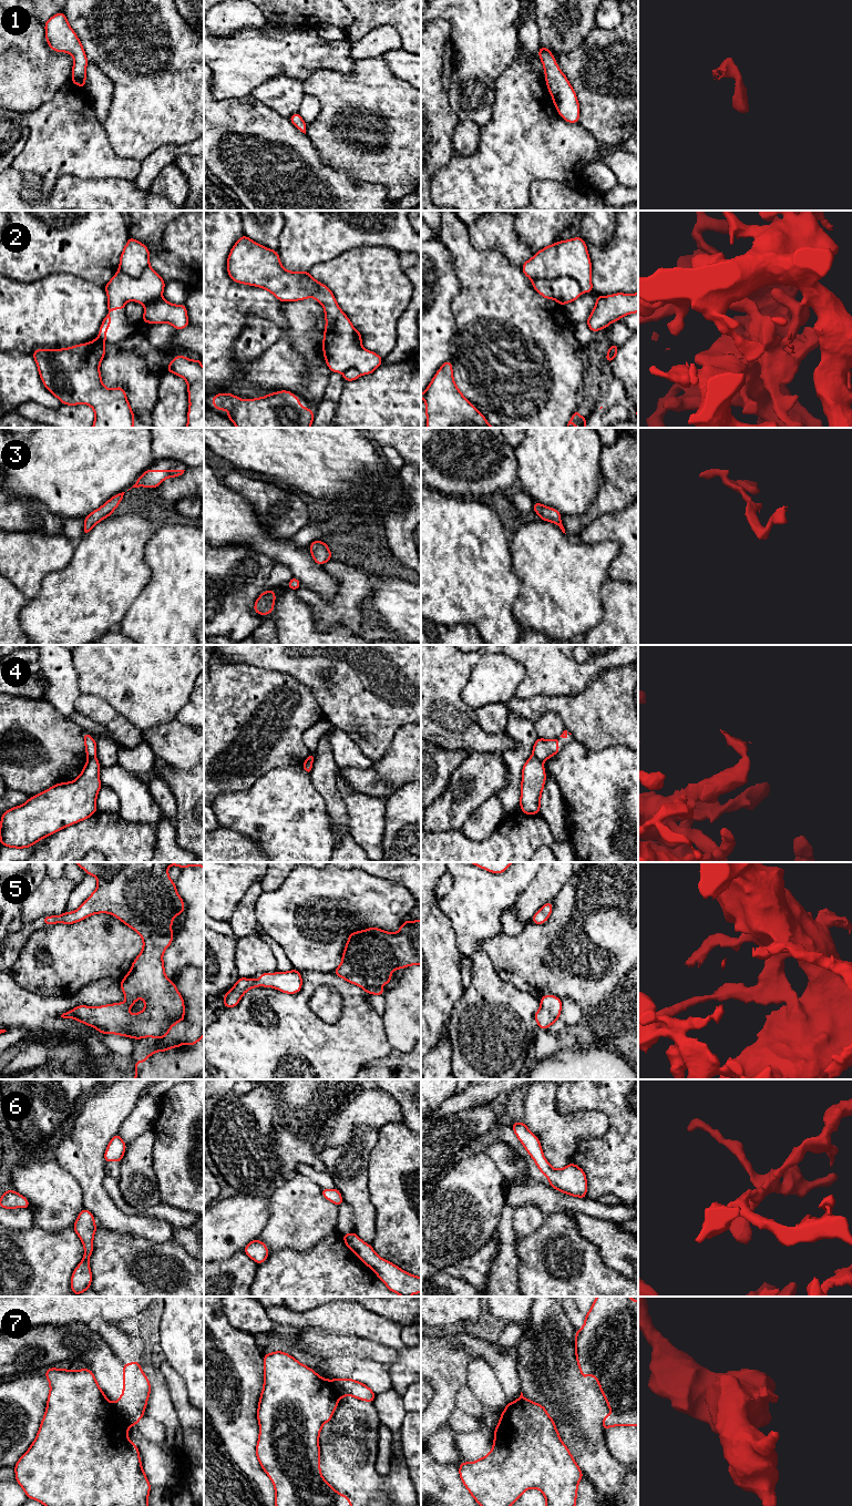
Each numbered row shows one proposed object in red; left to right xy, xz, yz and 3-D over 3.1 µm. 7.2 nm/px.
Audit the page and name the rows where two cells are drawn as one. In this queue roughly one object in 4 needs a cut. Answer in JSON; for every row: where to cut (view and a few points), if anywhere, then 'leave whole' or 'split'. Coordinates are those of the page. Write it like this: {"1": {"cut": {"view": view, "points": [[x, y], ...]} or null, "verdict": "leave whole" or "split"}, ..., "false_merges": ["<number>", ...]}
{"1": {"cut": null, "verdict": "leave whole"}, "2": {"cut": null, "verdict": "leave whole"}, "3": {"cut": null, "verdict": "leave whole"}, "4": {"cut": {"view": "yz", "points": [[533, 755], [541, 761]]}, "verdict": "split"}, "5": {"cut": null, "verdict": "leave whole"}, "6": {"cut": null, "verdict": "leave whole"}, "7": {"cut": {"view": "xy", "points": [[110, 1403], [127, 1425]]}, "verdict": "split"}, "false_merges": ["4", "7"]}

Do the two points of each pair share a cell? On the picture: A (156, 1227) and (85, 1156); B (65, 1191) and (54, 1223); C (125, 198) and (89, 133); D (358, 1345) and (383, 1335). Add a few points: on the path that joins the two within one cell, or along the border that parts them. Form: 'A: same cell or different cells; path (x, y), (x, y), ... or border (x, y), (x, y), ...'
A: same cell; path (131, 1225), (121, 1222), (93, 1195), (91, 1181)
B: same cell; path (58, 1199), (57, 1216)
C: different cells; border (89, 178), (131, 178), (133, 181)
D: different cells; border (345, 1333), (351, 1337), (368, 1338), (394, 1350)

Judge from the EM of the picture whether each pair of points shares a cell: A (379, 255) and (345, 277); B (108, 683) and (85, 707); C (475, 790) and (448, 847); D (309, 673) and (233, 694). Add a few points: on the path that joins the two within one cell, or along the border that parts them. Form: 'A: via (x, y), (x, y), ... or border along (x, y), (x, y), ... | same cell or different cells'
A: via (370, 264), (358, 276), (353, 276) | same cell
B: border along (82, 693), (102, 698), (116, 711) | different cells
C: border along (460, 828), (432, 832) | different cells
D: border along (267, 670), (289, 674), (303, 682), (314, 693) | different cells

